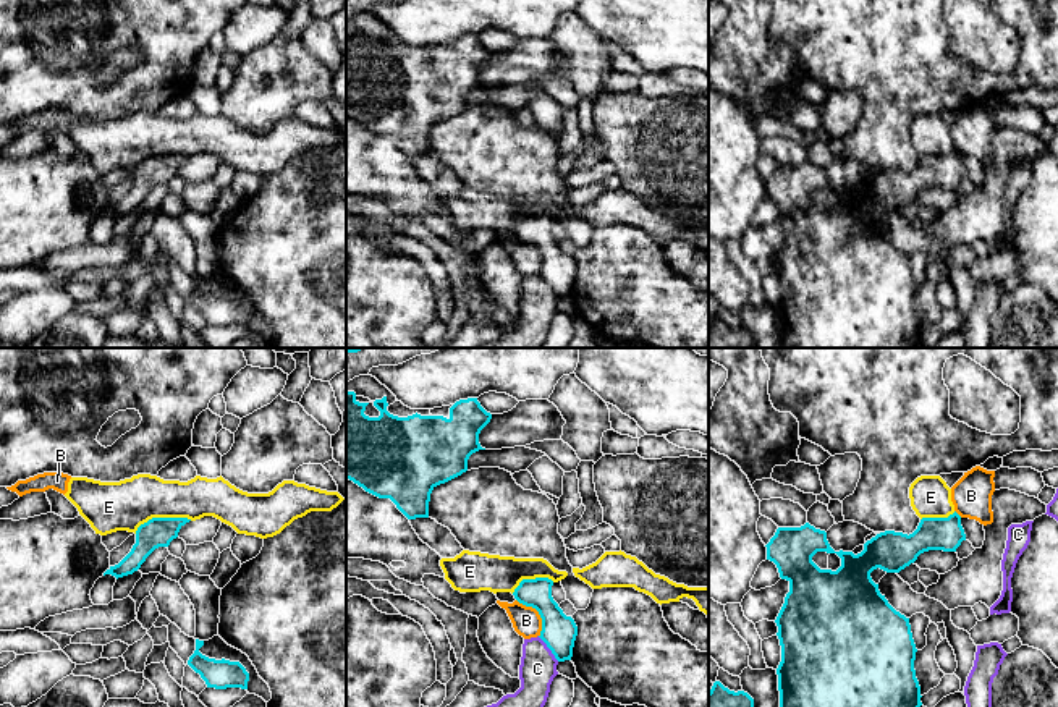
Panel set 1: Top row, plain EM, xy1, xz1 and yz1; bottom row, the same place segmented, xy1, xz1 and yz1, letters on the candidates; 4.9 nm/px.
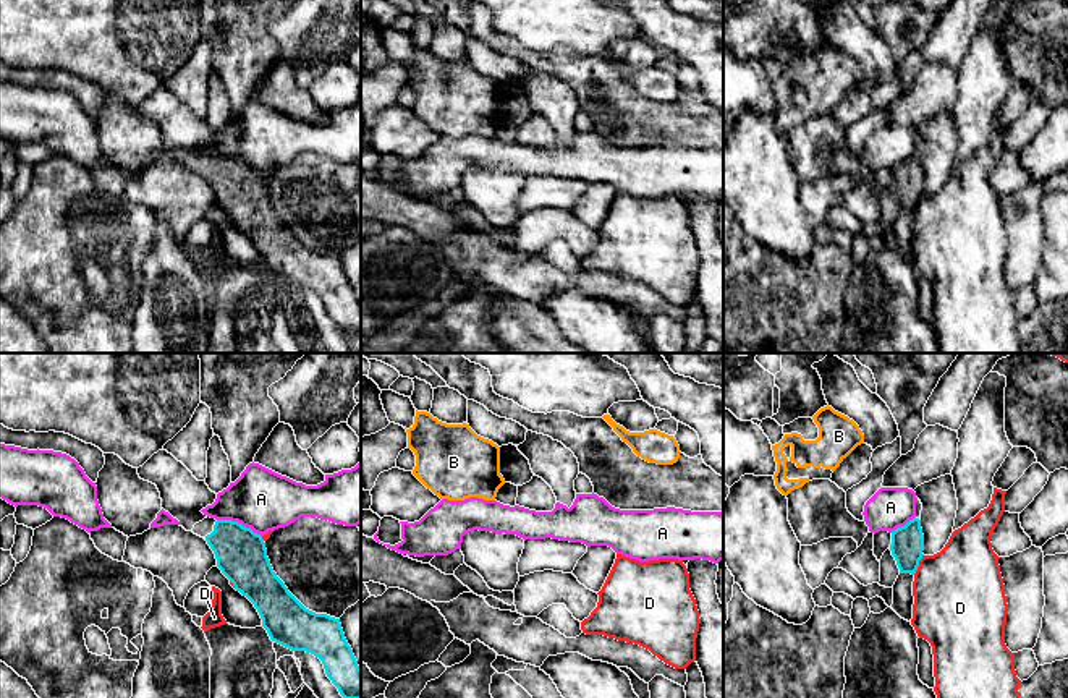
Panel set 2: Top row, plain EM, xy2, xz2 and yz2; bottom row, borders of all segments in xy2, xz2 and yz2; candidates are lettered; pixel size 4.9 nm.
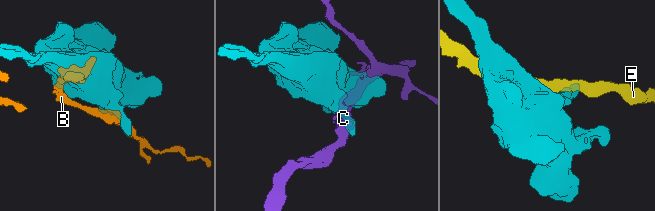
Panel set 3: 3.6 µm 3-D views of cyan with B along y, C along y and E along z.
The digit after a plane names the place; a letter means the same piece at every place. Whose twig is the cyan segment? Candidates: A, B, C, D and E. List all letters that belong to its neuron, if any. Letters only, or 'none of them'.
none of them

